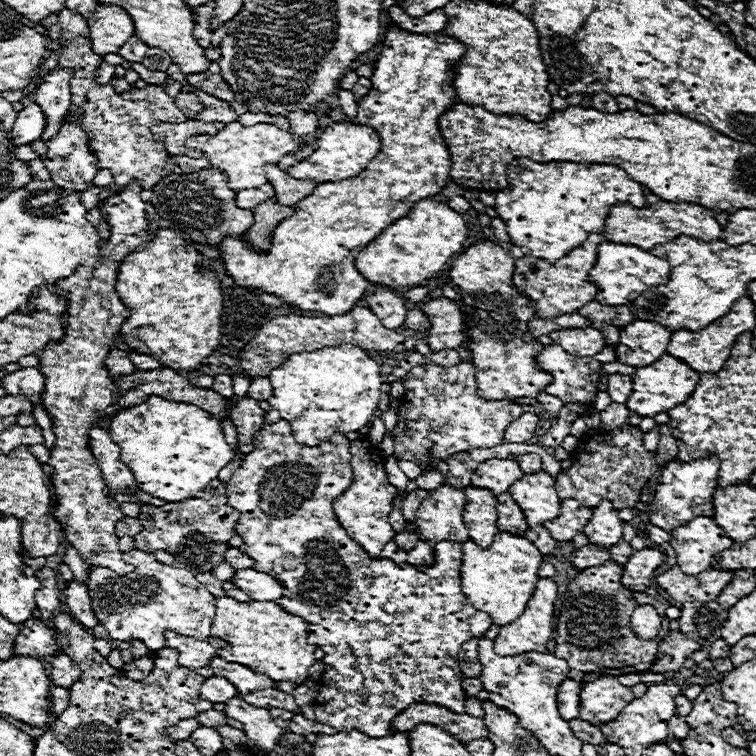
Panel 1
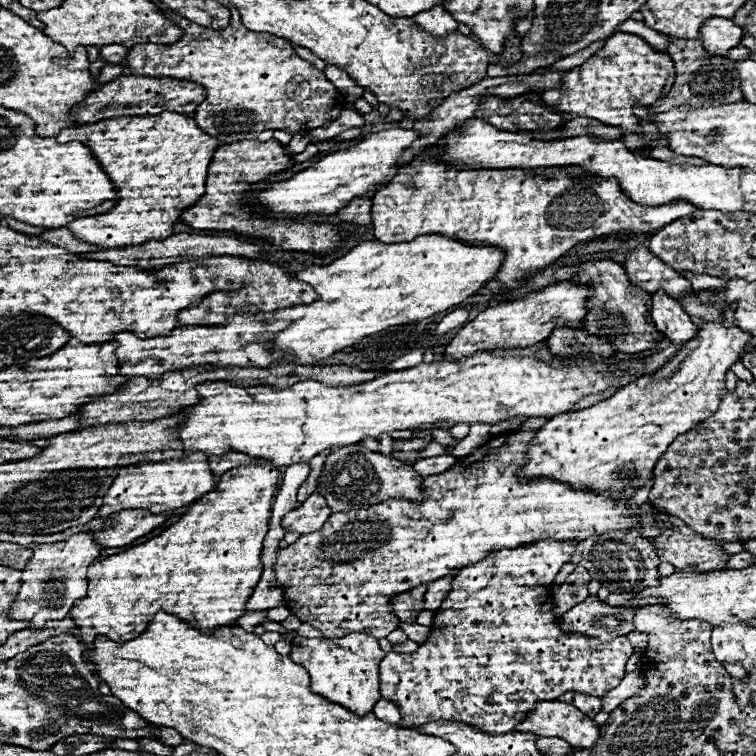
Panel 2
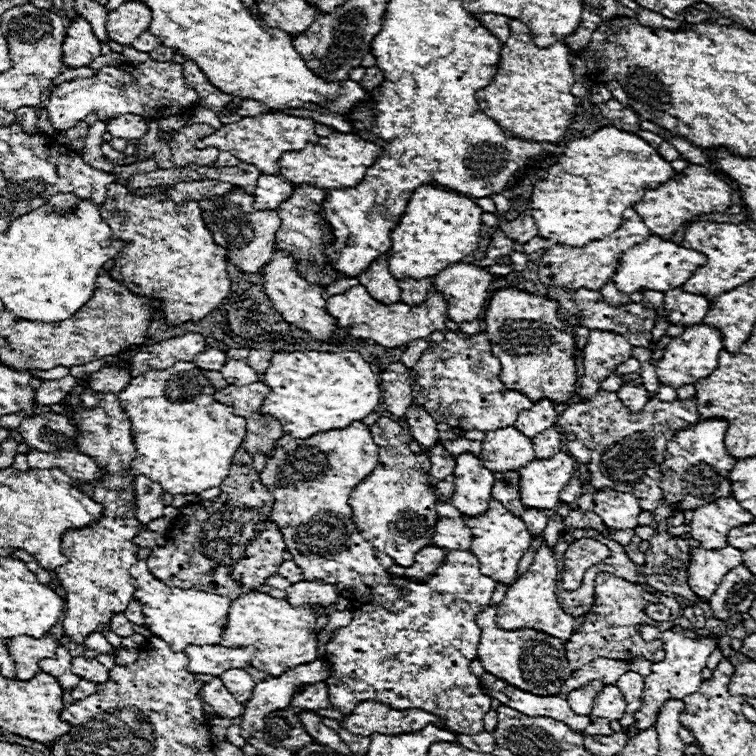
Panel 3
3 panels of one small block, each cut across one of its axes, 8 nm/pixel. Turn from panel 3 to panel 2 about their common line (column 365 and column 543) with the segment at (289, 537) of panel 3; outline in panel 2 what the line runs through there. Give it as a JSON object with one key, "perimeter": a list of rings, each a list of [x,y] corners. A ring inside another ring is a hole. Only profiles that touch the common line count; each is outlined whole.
{"perimeter":[[[730,306],[724,312],[724,324],[704,324],[698,334],[688,340],[682,350],[666,362],[656,374],[642,376],[628,386],[614,392],[610,398],[576,412],[558,414],[556,418],[550,418],[532,438],[528,444],[526,458],[528,462],[518,468],[518,478],[552,478],[562,484],[568,484],[572,488],[588,488],[596,494],[602,494],[606,498],[632,498],[640,486],[644,486],[648,480],[652,480],[652,470],[656,462],[662,458],[664,450],[672,444],[672,440],[678,434],[688,432],[698,422],[710,418],[718,404],[720,396],[724,394],[724,374],[730,370],[734,362],[740,360],[744,346],[750,340],[750,334],[742,332],[740,328],[732,326],[732,314],[736,306]],[[544,538],[528,546],[518,546],[518,548],[504,548],[504,550],[494,550],[490,552],[484,560],[476,564],[468,564],[458,570],[458,574],[452,580],[452,590],[440,604],[438,612],[434,612],[434,624],[432,624],[432,636],[428,642],[424,642],[416,652],[412,654],[398,654],[398,652],[388,652],[384,656],[384,662],[380,662],[380,690],[386,700],[396,702],[396,706],[402,712],[402,726],[422,726],[426,722],[436,722],[436,720],[452,720],[452,722],[468,722],[470,726],[476,726],[488,734],[510,734],[516,730],[516,726],[524,720],[524,716],[536,706],[536,702],[544,700],[556,700],[564,692],[578,692],[578,694],[592,694],[592,696],[604,696],[608,690],[618,686],[618,682],[626,676],[624,666],[628,658],[634,654],[632,644],[628,638],[616,638],[612,642],[600,642],[596,638],[584,638],[582,634],[566,634],[560,630],[558,620],[550,612],[550,586],[560,572],[560,568],[570,562],[570,558],[576,552],[576,542],[558,542],[554,538]]]}

